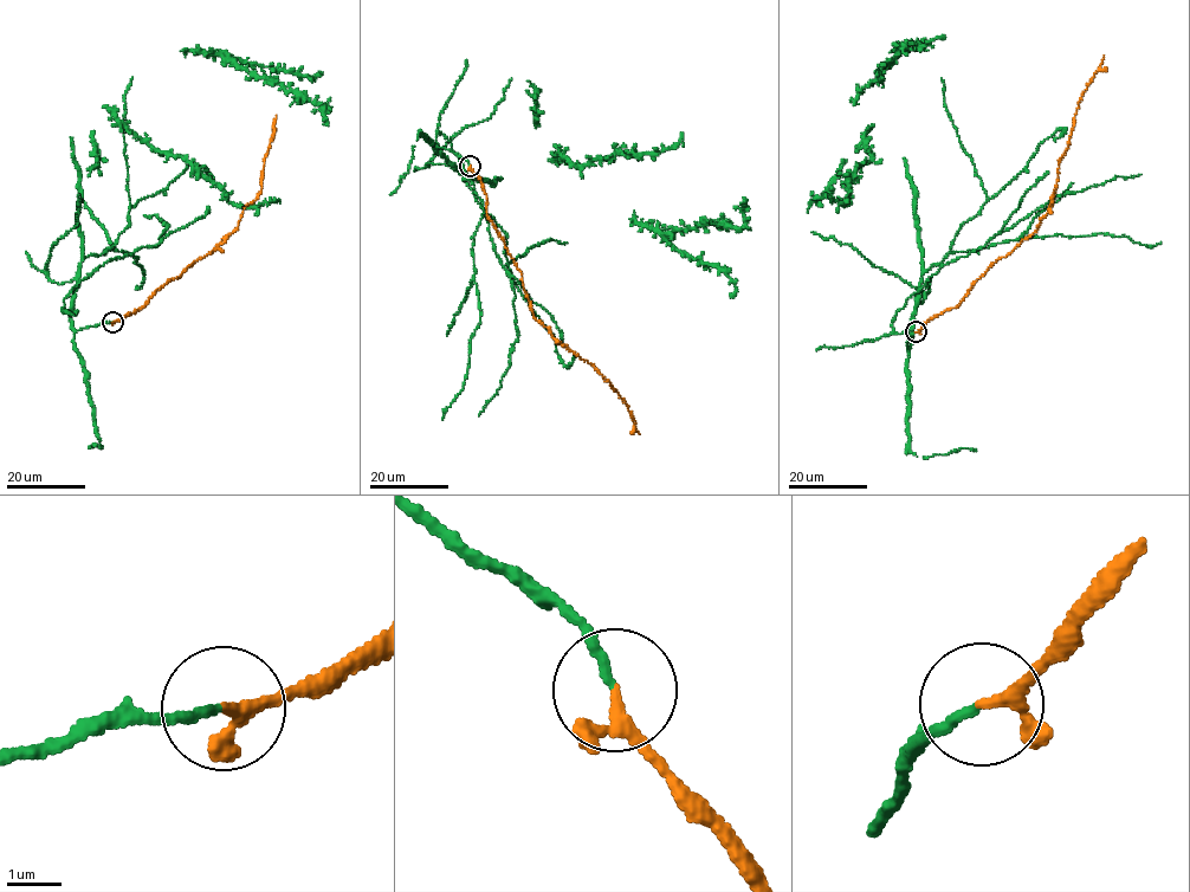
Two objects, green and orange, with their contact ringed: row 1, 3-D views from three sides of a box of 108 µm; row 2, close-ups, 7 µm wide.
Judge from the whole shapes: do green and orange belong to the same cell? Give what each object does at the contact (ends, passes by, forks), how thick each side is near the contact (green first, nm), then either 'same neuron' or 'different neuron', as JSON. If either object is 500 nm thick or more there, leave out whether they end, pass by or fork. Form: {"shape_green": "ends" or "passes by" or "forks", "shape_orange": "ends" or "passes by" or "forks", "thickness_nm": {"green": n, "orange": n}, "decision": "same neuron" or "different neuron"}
{"shape_green": "ends", "shape_orange": "passes by", "thickness_nm": {"green": 140, "orange": 170}, "decision": "same neuron"}

